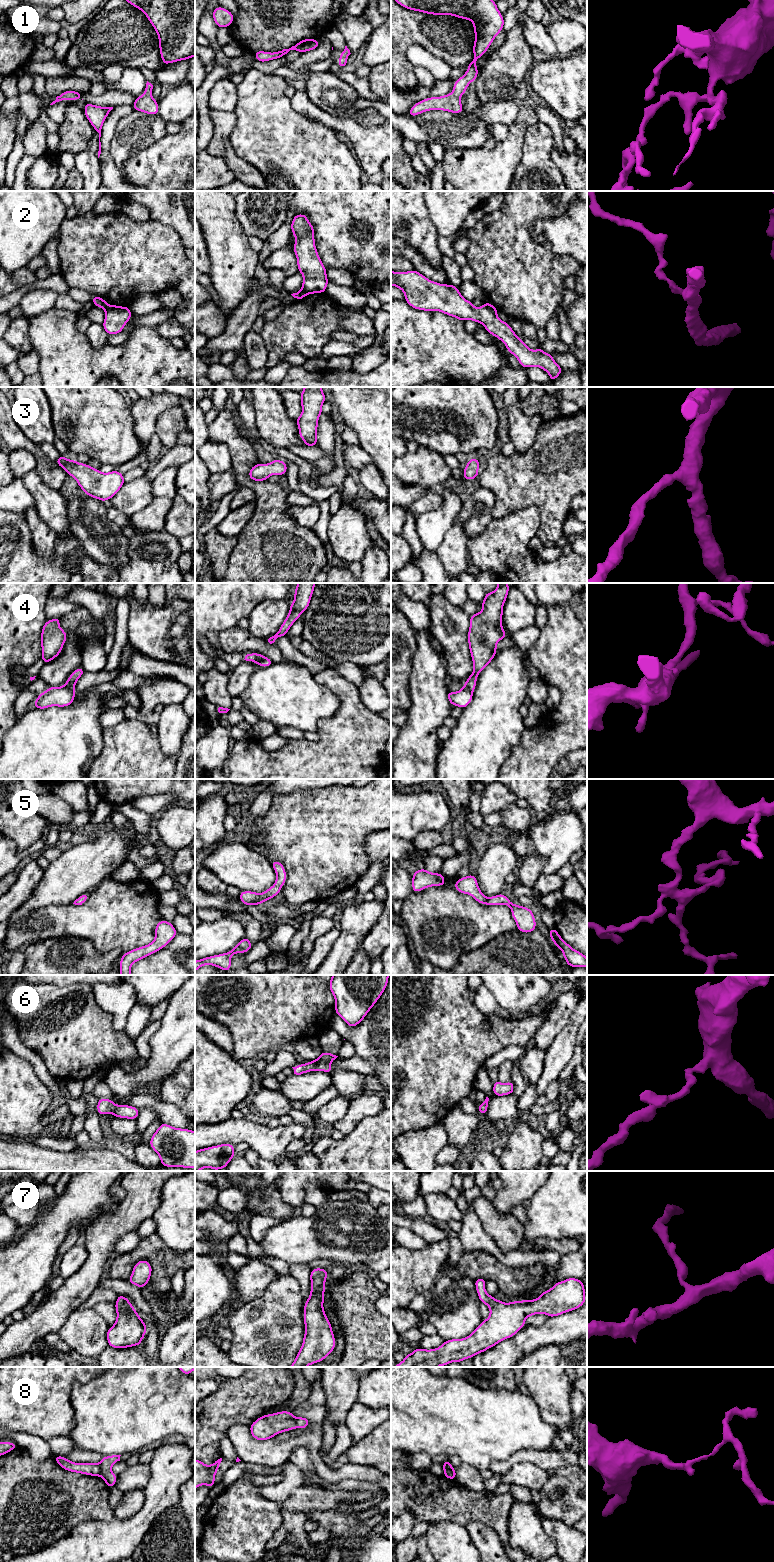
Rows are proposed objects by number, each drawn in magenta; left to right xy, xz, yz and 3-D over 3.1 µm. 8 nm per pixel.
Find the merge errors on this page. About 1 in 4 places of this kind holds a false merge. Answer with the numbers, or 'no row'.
2, 4, 8

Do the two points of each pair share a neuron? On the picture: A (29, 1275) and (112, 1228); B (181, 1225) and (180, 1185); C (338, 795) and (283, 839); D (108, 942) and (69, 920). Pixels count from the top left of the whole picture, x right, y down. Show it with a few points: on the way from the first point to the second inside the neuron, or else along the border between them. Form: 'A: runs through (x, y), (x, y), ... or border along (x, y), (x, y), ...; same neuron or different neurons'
A: border along (94, 1220), (84, 1231), (81, 1240); different neurons
B: runs through (181, 1215), (180, 1195); same neuron
C: runs through (324, 809), (303, 830), (297, 830); same neuron
D: runs through (98, 932), (87, 921), (79, 920); same neuron

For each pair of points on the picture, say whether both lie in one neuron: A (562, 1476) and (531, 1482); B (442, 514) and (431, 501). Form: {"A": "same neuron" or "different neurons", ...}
{"A": "different neurons", "B": "different neurons"}

